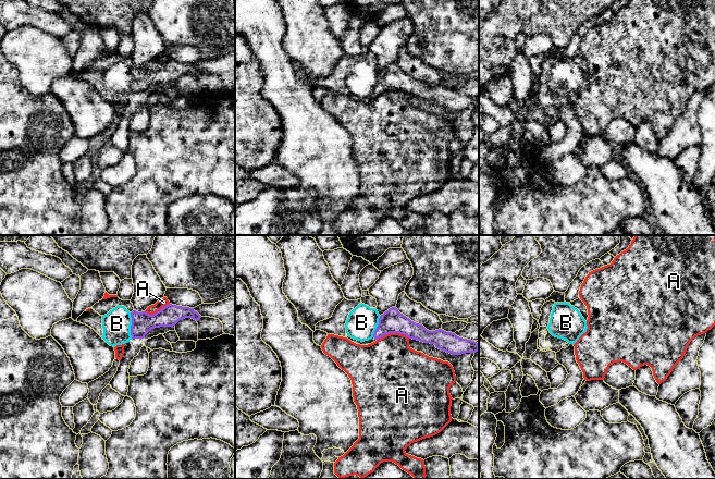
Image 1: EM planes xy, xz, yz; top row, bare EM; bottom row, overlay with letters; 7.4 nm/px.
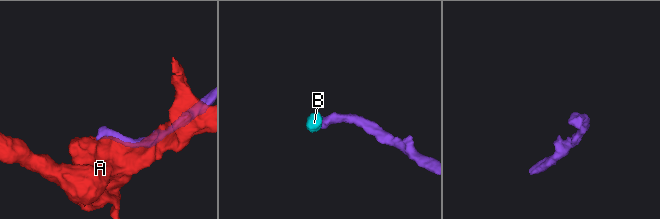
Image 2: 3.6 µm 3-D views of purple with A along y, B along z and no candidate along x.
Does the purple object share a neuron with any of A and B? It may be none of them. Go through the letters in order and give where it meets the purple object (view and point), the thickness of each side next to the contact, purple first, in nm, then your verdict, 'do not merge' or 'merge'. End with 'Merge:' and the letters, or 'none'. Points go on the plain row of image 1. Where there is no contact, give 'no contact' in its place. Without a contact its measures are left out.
A: contact xz (393, 88); calibres 180 and 400 nm; do not merge
B: contact xy (131, 82); calibres 160 and 220 nm; merge
Merge: B

